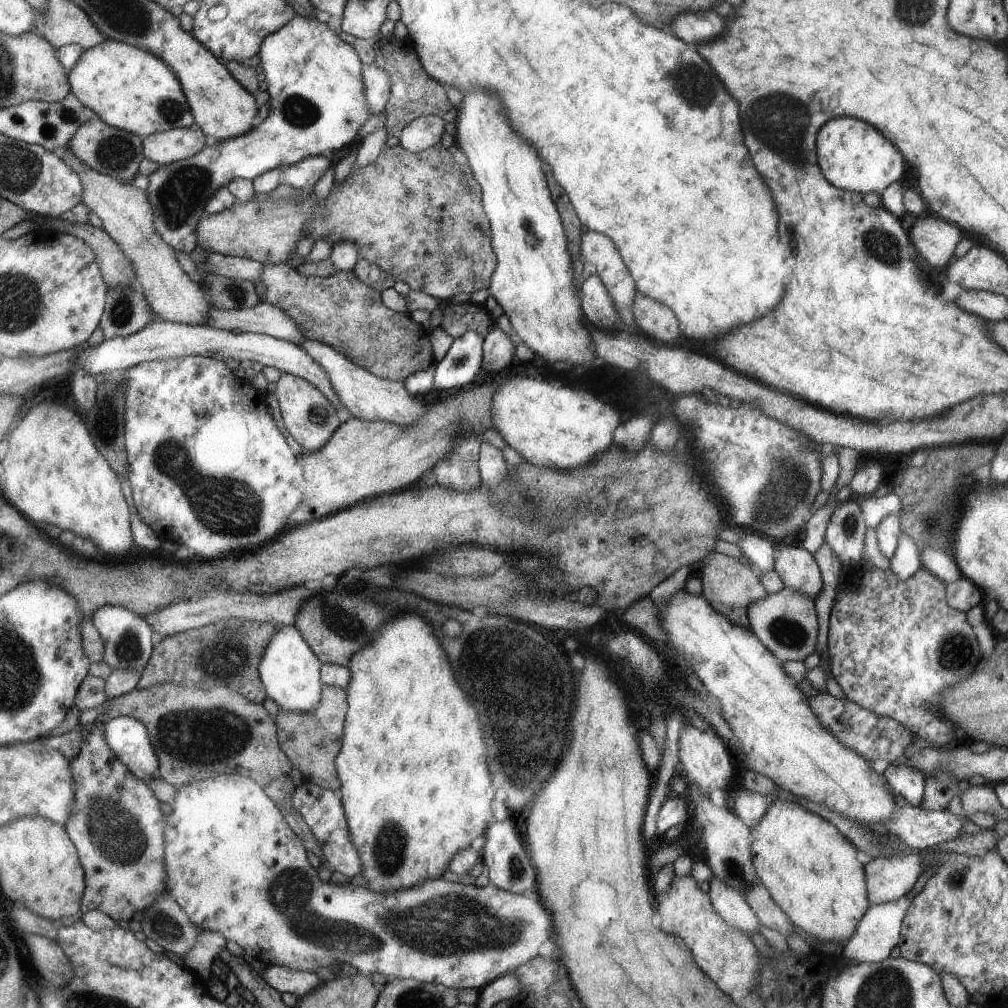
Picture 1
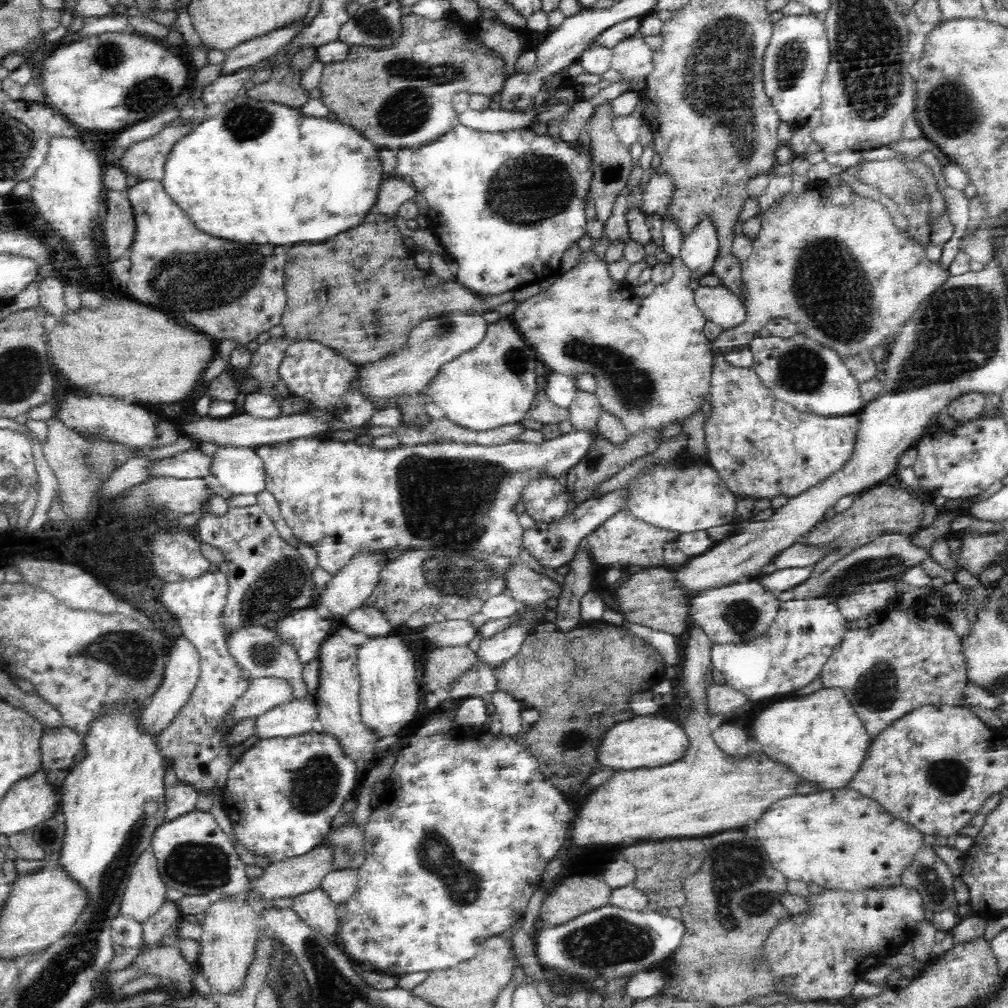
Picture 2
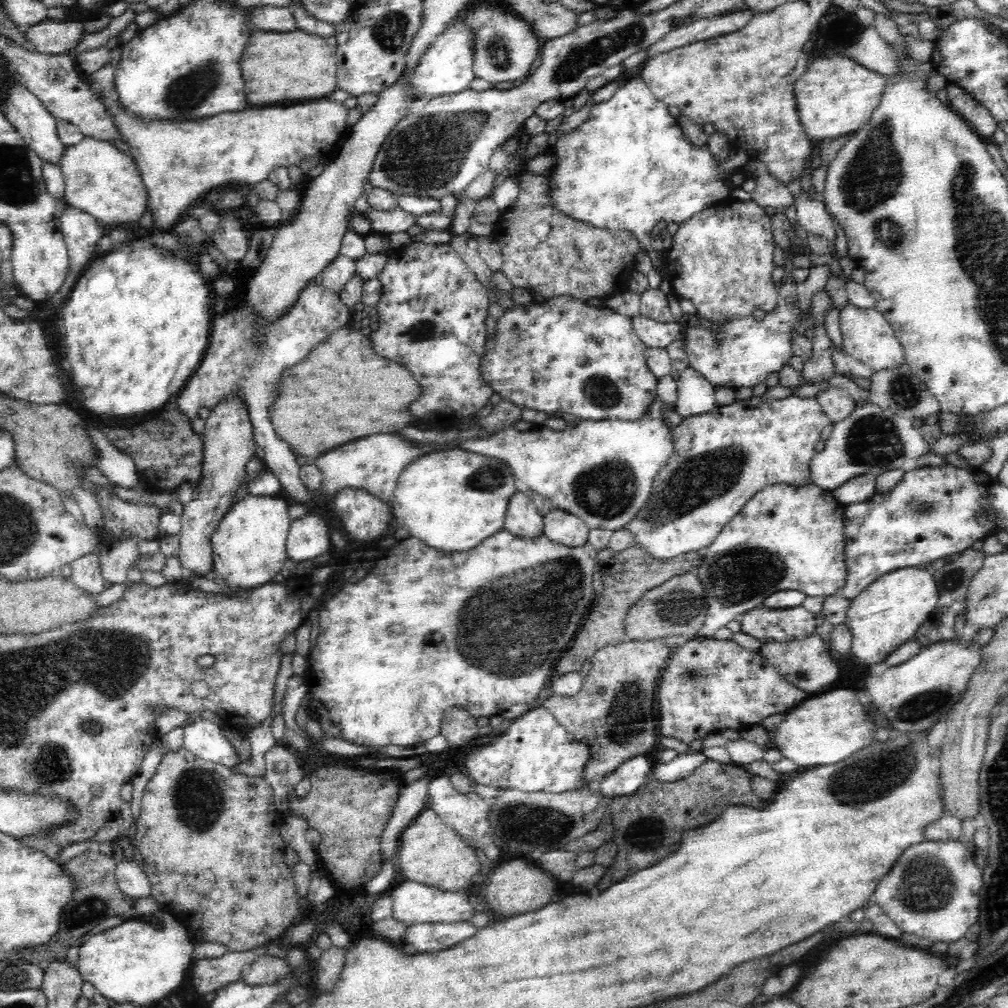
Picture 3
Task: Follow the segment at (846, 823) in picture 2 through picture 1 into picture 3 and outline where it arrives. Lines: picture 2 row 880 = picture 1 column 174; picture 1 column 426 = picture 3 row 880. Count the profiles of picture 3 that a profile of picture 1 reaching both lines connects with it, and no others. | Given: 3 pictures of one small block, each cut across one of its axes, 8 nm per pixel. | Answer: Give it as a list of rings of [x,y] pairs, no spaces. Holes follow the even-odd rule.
[[[924,840],[904,850],[892,871],[878,884],[868,904],[883,908],[904,933],[932,942],[952,943],[964,938],[969,928],[977,927],[982,886],[983,872],[964,843]]]

